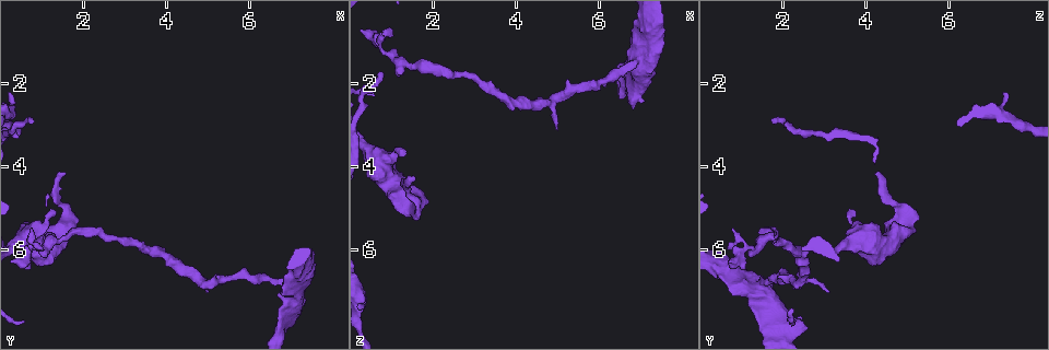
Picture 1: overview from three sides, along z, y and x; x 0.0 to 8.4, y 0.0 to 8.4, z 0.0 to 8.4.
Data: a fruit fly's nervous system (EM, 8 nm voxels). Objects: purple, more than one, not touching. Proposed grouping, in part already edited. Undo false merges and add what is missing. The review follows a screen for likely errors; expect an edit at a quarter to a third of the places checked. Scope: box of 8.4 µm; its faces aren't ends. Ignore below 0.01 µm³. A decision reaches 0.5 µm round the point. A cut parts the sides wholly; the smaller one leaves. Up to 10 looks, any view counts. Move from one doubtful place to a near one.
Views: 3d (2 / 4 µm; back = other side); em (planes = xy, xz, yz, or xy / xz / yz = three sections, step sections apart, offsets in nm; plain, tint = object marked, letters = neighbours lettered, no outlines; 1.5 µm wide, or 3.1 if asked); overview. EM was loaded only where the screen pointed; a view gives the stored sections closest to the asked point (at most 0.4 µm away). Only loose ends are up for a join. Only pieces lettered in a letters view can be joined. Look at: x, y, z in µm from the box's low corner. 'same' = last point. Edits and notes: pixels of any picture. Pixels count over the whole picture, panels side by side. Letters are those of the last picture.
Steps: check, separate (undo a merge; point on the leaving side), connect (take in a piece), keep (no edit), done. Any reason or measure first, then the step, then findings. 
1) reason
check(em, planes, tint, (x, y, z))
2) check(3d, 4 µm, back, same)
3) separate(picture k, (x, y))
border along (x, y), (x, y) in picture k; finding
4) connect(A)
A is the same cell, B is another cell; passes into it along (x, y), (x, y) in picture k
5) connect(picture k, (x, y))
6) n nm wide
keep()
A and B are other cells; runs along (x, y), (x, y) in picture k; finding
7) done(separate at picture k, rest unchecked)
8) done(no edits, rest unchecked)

free end
check(3d, 4 µm, (1.00, 6.00, 0.85))

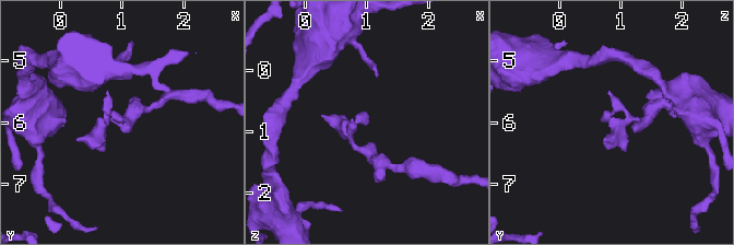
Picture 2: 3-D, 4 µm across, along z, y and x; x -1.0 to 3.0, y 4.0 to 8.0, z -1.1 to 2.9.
shape alone is not enough
check(em, yz, step 4, tint, (1.05, 6.00, 0.85))

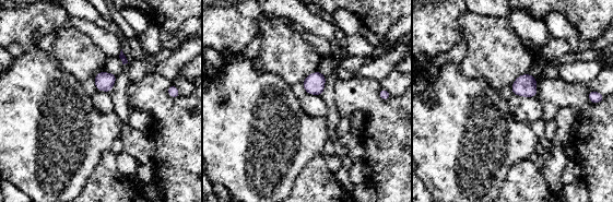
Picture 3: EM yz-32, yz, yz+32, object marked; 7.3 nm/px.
cut it another way
check(em, planes, letters, same)

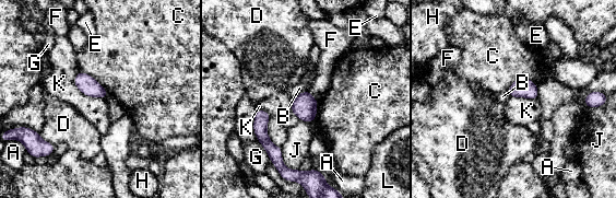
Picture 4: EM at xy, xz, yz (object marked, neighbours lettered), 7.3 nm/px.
110 nm wide
keep()
A, B, C, D, E, F, G, H, J, K and L are other cells; border along (536, 84), (518, 78), (507, 90) in picture 4; no lettered piece goes on from it

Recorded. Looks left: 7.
thin end
check(em, xy, step 4, tint, (0.75, 2.85, 1.75))

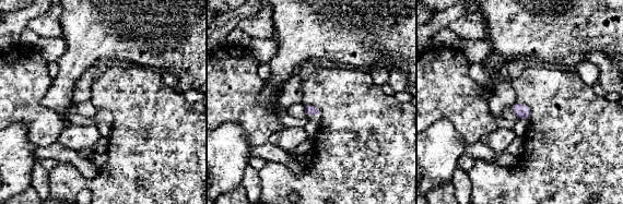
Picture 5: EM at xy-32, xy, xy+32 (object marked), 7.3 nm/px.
cut it another way
check(em, yz, step 4, letters, same)

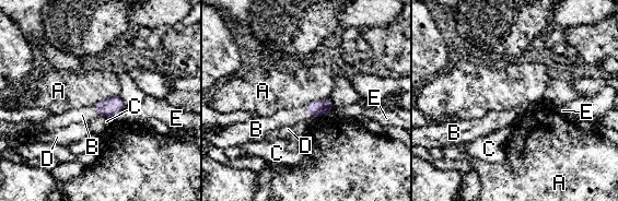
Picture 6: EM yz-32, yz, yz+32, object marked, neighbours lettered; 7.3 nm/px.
120 nm wide
connect(B)
B is the same cell, A, C, D and E are other cells; passes into it along (107, 107), (96, 110), (82, 115) in picture 6; it goes on there

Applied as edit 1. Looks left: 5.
check(overview)

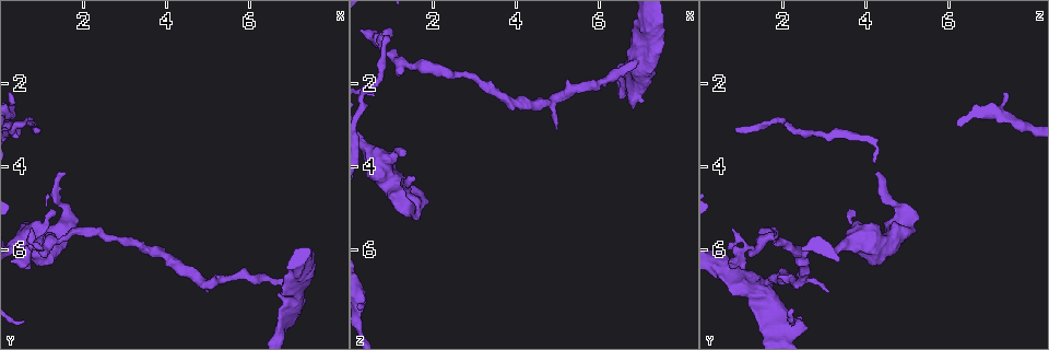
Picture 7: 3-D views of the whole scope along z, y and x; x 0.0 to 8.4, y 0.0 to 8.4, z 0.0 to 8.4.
thin end
check(em, yz, step 4, letters, (1.55, 4.10, 4.25))

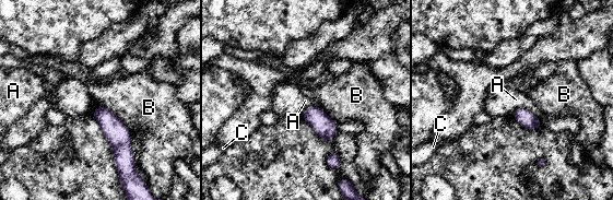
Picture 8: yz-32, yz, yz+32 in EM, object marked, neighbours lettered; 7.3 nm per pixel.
check(em, planes, letters, same)

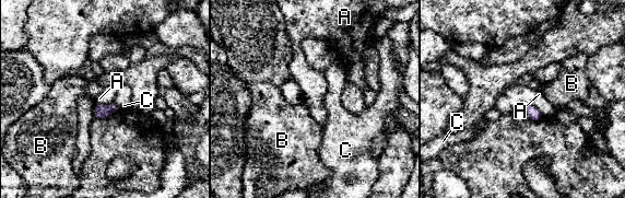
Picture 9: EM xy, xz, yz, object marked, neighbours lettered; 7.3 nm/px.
keep()
A, B and C are other cells; border along (114, 102), (119, 108) in picture 9; no lettered piece goes on from it

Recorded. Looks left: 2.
done(connect at picture 6, rest unchecked)

